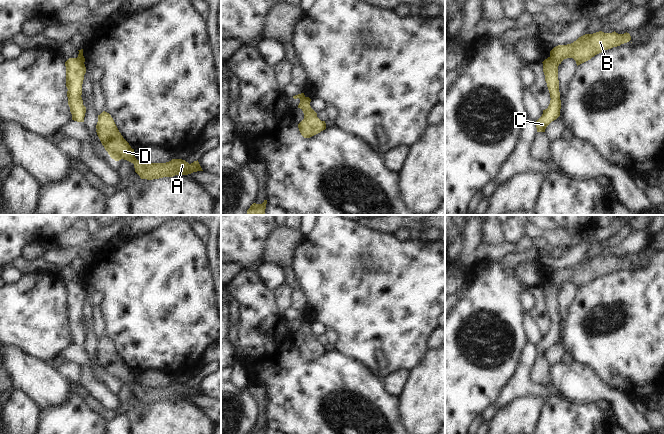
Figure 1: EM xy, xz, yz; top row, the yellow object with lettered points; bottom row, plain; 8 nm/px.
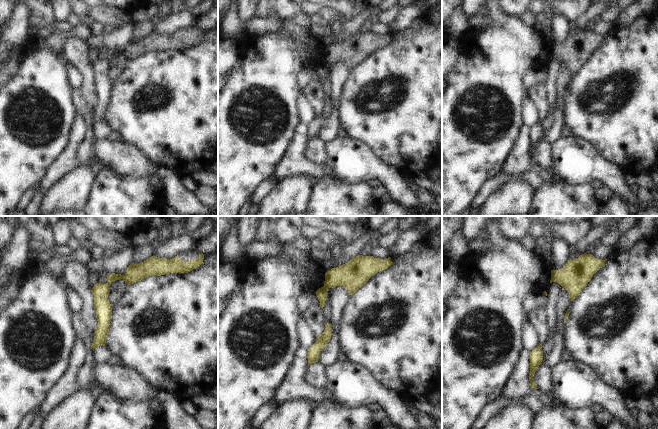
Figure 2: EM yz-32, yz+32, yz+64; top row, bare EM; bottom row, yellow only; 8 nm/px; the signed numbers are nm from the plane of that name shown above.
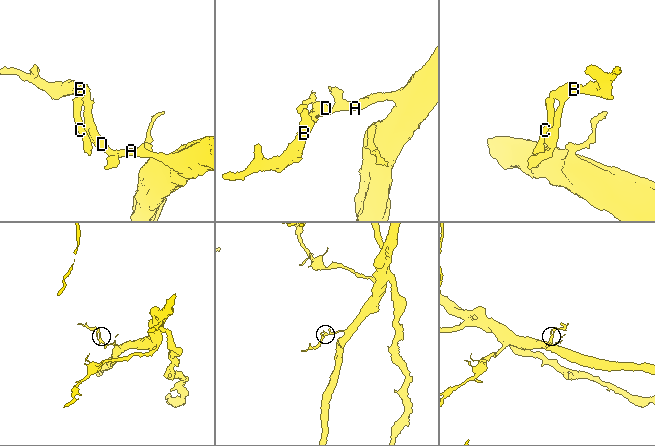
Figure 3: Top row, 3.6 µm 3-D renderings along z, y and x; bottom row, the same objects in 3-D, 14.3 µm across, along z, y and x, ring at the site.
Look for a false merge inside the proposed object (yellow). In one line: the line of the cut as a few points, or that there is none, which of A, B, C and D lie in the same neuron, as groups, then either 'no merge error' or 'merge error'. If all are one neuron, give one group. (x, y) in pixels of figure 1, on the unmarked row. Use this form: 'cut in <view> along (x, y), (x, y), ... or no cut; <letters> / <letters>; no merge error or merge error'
cut in yz along (550, 280), (558, 288); A B D / C; merge error

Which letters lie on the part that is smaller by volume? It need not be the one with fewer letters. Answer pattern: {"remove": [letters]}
{"remove": ["C"]}

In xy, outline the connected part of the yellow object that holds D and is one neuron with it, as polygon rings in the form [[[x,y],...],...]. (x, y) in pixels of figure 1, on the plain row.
[[[105,335],[98,339],[96,353],[97,359],[110,381],[115,385],[124,383],[133,387],[135,396],[141,403],[153,404],[203,395],[198,384],[191,388],[182,383],[172,383],[166,387],[145,387],[137,384],[134,380],[134,373],[123,362],[111,339]]]

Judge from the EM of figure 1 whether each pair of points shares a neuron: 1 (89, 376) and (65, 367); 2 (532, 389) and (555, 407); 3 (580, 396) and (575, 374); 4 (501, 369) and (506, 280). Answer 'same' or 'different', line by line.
1: different
2: different
3: same
4: same

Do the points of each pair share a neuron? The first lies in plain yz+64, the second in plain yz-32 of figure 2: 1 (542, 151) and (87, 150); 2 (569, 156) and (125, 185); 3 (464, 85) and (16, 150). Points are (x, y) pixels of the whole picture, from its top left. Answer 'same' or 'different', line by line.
1: same
2: different
3: same

